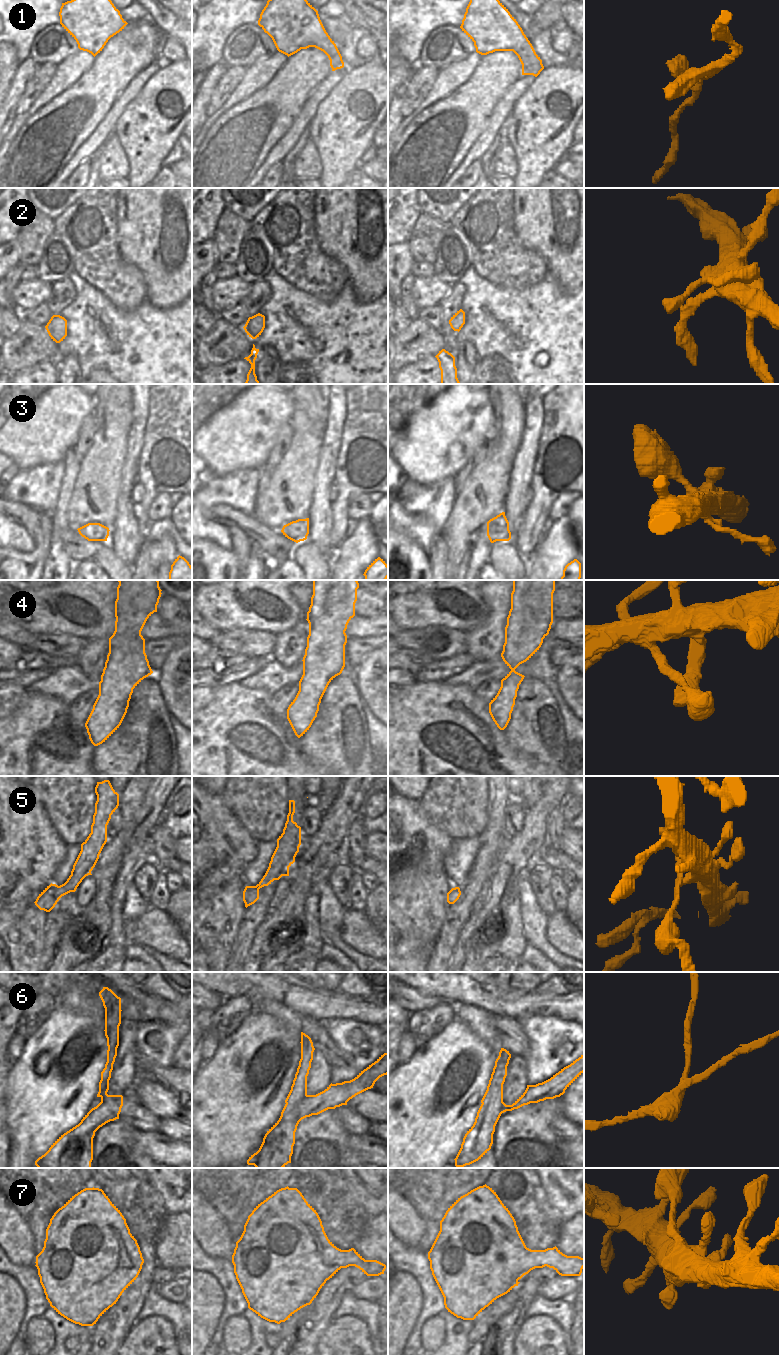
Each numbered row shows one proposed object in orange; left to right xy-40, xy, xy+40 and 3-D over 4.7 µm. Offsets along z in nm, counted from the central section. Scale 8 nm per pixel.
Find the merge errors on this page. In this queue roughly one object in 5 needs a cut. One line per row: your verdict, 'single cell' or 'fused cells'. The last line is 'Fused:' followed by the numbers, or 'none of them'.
1: single cell
2: single cell
3: single cell
4: single cell
5: fused cells
6: fused cells
7: single cell
Fused: 5, 6

